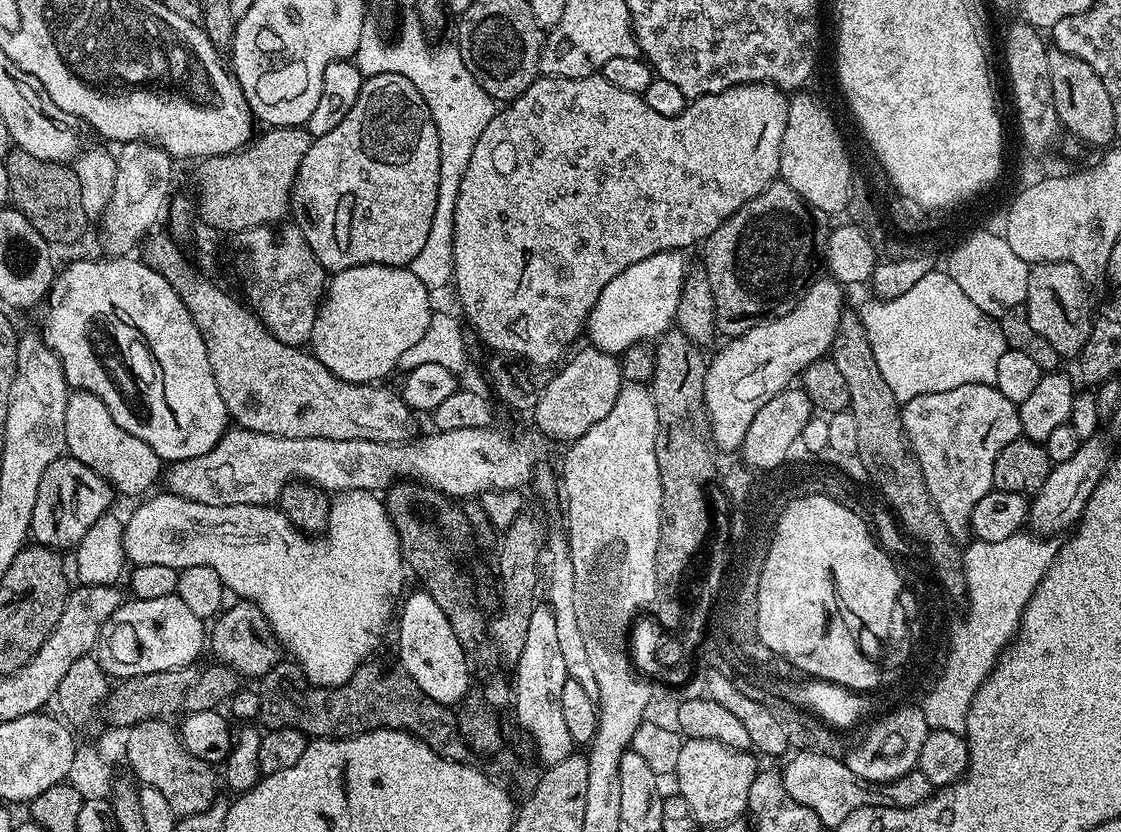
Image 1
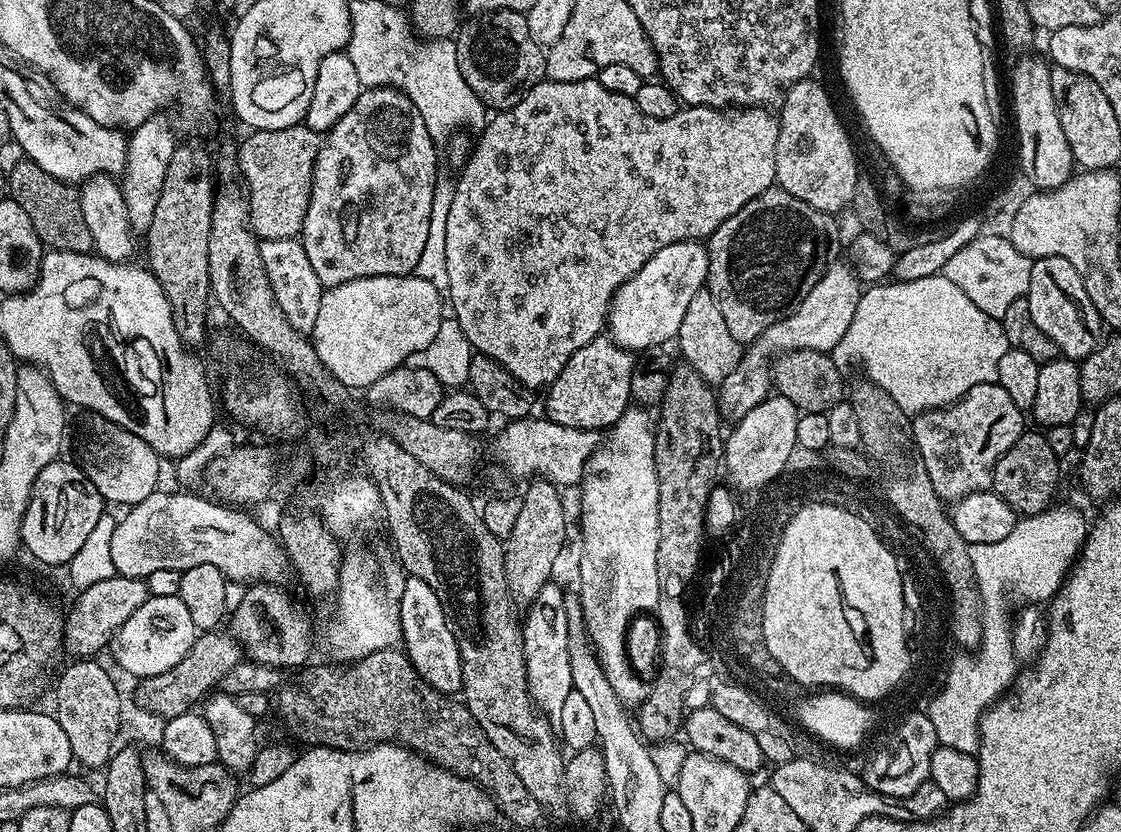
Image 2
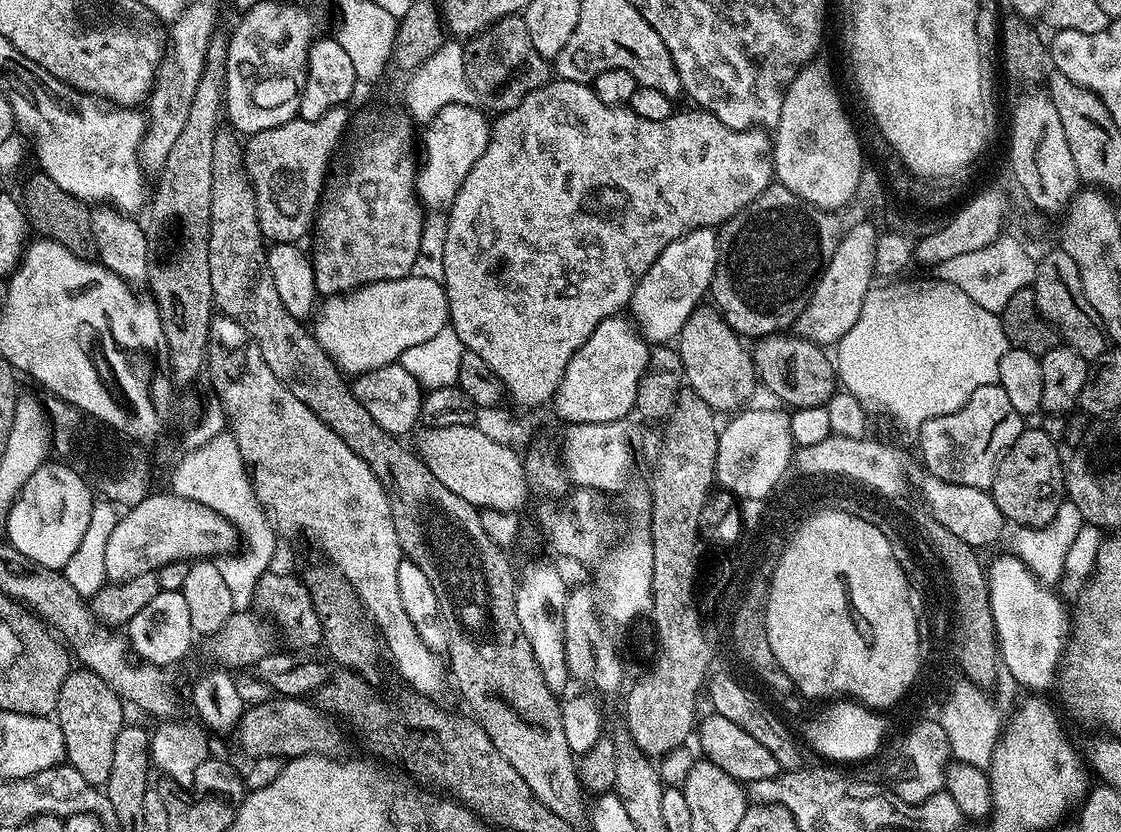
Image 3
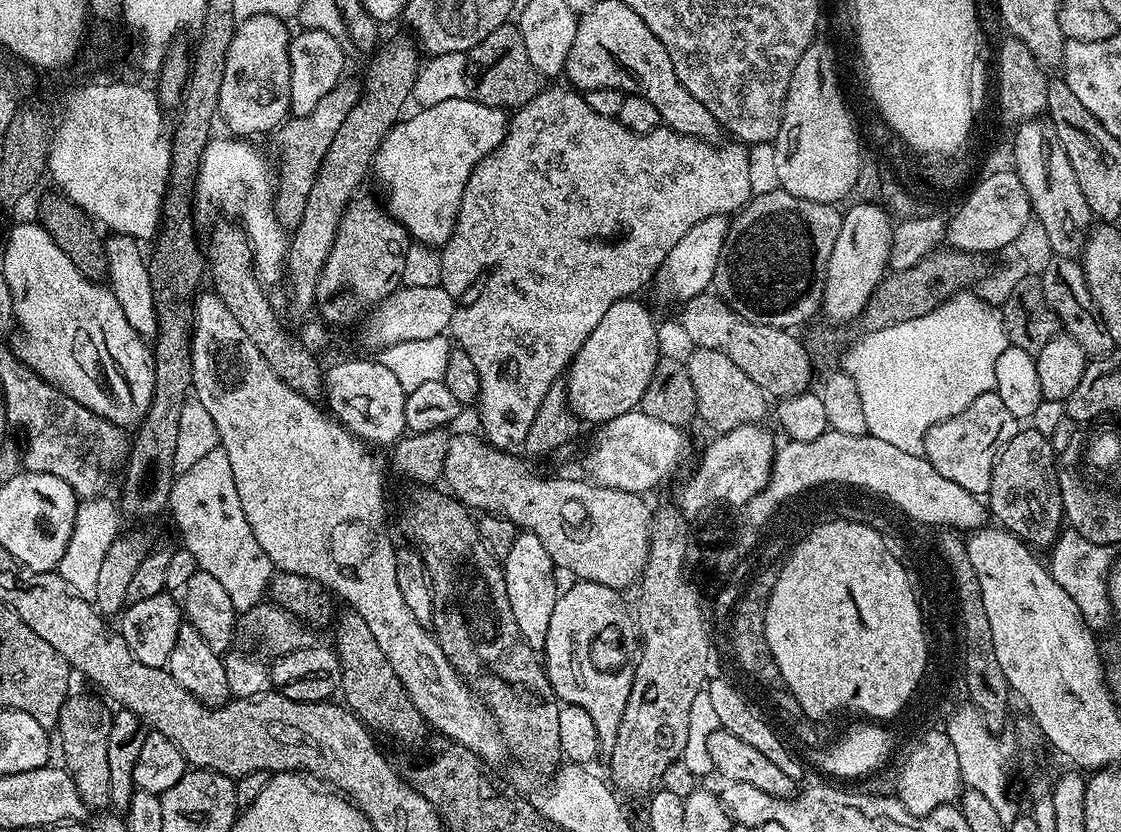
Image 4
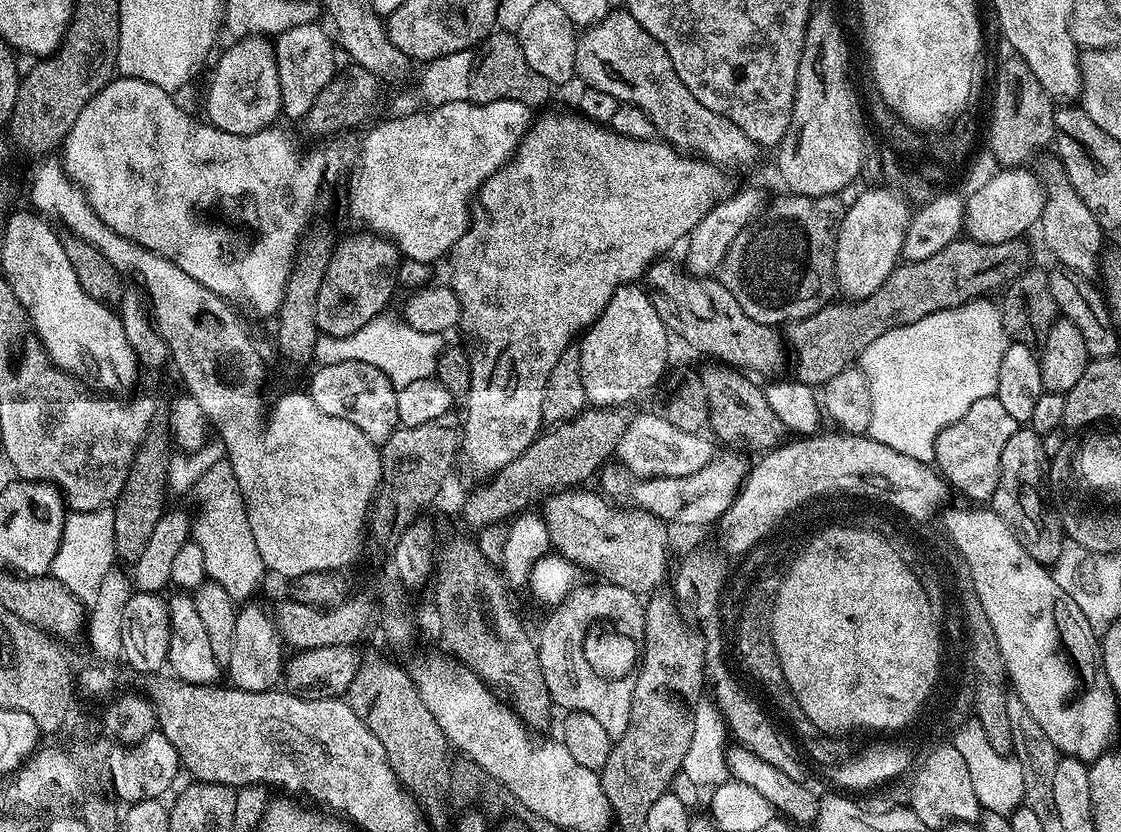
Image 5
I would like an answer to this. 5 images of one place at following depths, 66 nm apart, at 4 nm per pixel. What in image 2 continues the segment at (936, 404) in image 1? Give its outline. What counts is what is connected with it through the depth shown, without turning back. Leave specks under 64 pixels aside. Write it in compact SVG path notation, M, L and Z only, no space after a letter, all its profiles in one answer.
M995 383L974 386L956 403L946 408L929 408L912 420L912 437L922 454L922 462L926 462L926 474L930 474L930 482L941 501L955 502L975 492L991 489L992 471L998 458L1006 454L1006 450L1010 450L1010 446L1014 446L1017 438L1026 431L1024 416L1022 409L1014 406L1010 394Z

